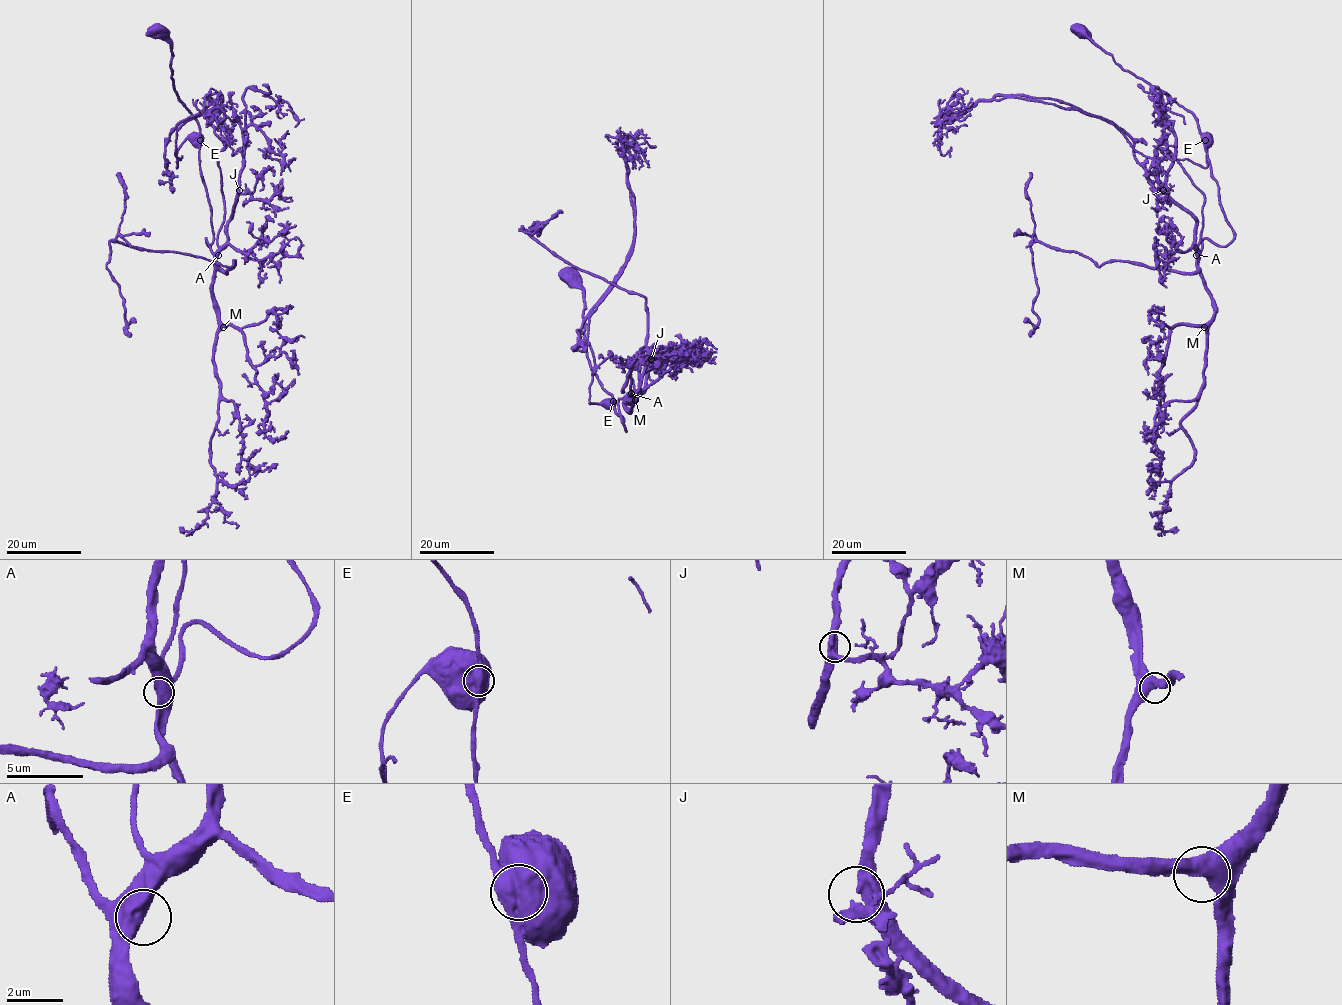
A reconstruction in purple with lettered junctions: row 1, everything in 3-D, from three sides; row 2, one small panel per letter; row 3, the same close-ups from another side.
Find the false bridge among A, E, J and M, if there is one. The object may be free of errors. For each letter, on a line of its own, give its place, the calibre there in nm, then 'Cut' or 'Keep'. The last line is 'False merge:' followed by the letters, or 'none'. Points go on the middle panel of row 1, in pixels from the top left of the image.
A: Place: (631, 393). Thickness 600 nm. Keep
E: Place: (613, 401). Thickness 1250 nm. Cut
J: Place: (651, 359). Thickness 420 nm. Keep
M: Place: (635, 400). Thickness 550 nm. Keep
False merge: E

